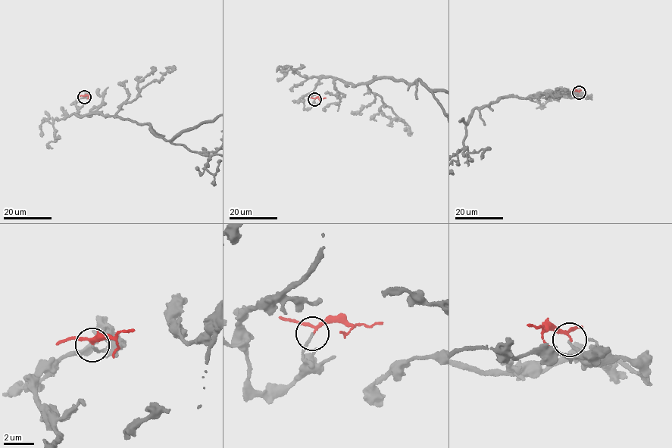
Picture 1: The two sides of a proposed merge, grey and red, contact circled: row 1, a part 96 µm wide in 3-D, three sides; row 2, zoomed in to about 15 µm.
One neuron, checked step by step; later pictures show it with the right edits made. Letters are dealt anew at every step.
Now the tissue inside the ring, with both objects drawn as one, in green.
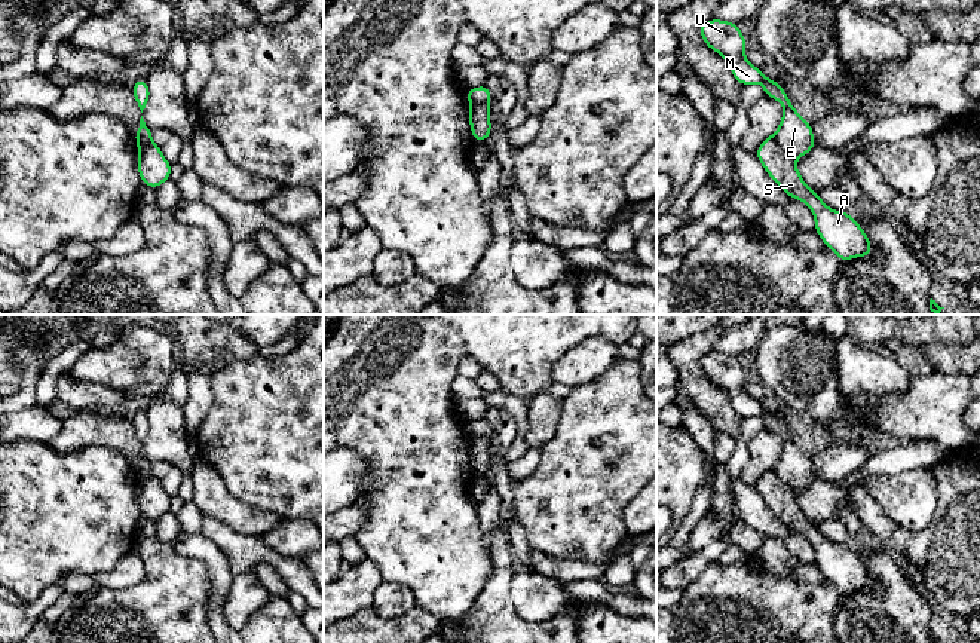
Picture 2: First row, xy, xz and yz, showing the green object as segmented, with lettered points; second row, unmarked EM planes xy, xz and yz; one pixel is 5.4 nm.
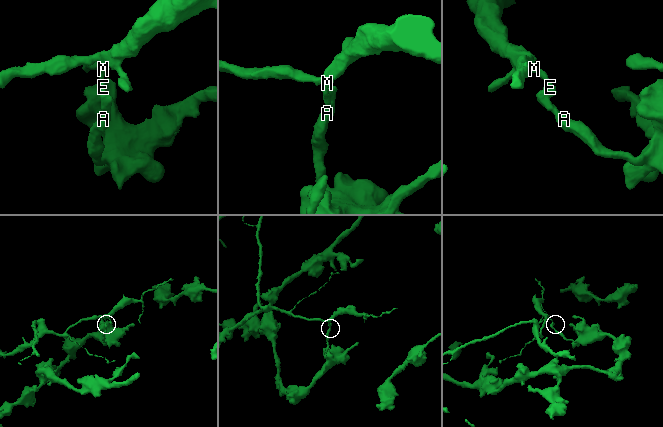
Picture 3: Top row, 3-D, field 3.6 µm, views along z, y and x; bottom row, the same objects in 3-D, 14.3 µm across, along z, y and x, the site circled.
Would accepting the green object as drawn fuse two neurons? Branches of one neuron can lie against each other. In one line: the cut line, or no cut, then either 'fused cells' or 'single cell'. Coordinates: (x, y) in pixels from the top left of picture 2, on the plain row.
cut yz (771, 468), (795, 492); fused cells

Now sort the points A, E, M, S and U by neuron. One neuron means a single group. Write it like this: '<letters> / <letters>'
A S / E M U

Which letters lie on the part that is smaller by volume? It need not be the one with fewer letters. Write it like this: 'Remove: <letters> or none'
Remove: E, M, U

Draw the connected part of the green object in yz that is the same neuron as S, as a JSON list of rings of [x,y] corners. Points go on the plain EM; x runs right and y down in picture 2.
[[[772,468],[759,478],[756,490],[763,497],[769,509],[791,530],[808,538],[814,546],[815,564],[827,581],[836,585],[840,594],[854,590],[869,590],[872,587],[870,572],[857,552],[846,544],[833,544],[820,527],[809,521],[796,500],[791,490]]]

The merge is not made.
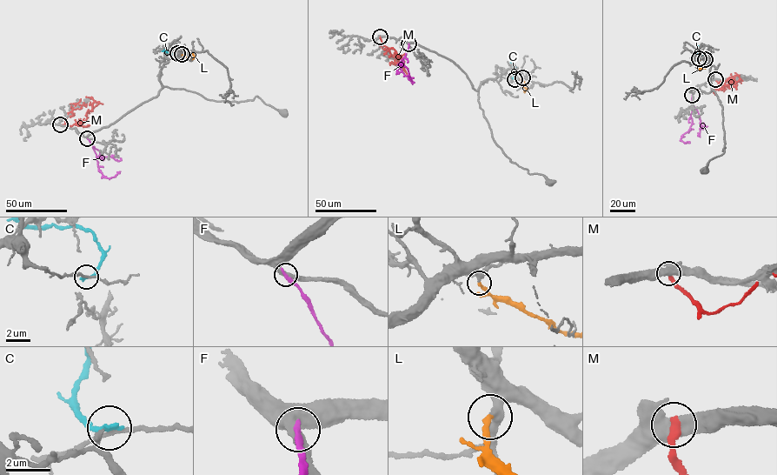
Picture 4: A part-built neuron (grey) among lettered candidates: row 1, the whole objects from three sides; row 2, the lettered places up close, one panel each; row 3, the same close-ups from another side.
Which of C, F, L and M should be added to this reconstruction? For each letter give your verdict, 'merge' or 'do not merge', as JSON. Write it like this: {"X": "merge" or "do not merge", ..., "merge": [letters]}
{"C": "do not merge", "F": "do not merge", "L": "merge", "M": "do not merge", "merge": ["L"]}

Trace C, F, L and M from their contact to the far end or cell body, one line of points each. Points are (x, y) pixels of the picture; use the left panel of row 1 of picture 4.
C: (177, 53), (174, 50), (171, 54), (162, 51)
F: (87, 138), (104, 177), (115, 177), (120, 171)
L: (182, 54), (193, 58), (192, 50)
M: (60, 124), (71, 126), (85, 120), (94, 101), (86, 97)

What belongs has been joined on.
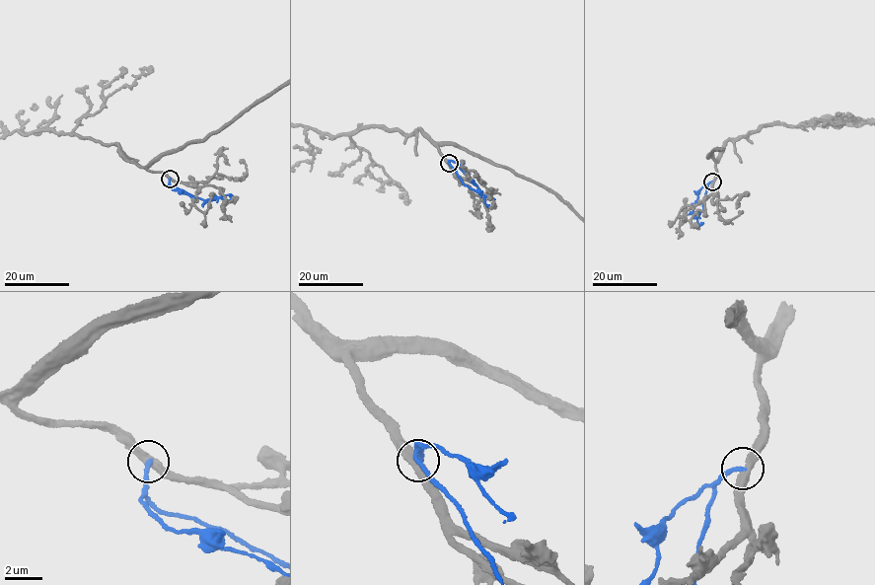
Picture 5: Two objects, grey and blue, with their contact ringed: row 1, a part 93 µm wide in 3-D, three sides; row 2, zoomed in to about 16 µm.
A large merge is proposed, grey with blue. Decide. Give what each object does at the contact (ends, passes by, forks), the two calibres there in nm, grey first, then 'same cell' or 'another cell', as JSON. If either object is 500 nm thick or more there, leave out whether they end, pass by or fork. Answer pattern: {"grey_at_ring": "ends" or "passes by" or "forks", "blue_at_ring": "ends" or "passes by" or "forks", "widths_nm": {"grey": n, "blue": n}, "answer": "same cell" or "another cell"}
{"grey_at_ring": "passes by", "blue_at_ring": "ends", "widths_nm": {"grey": 400, "blue": 240}, "answer": "another cell"}

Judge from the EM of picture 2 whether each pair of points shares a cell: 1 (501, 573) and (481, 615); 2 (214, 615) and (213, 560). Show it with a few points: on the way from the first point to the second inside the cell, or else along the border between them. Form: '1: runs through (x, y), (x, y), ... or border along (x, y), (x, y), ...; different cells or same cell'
1: runs through (499, 584), (492, 605); same cell
2: runs through (217, 602), (219, 573); same cell

